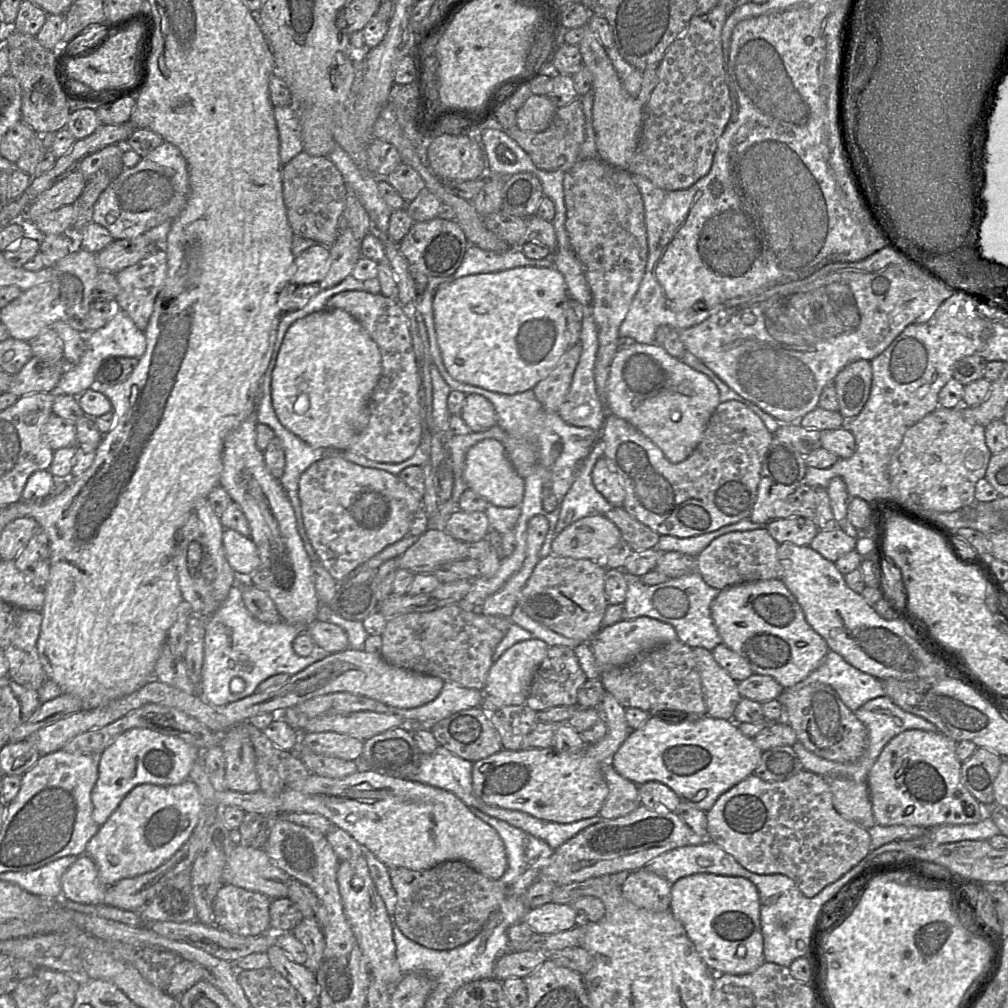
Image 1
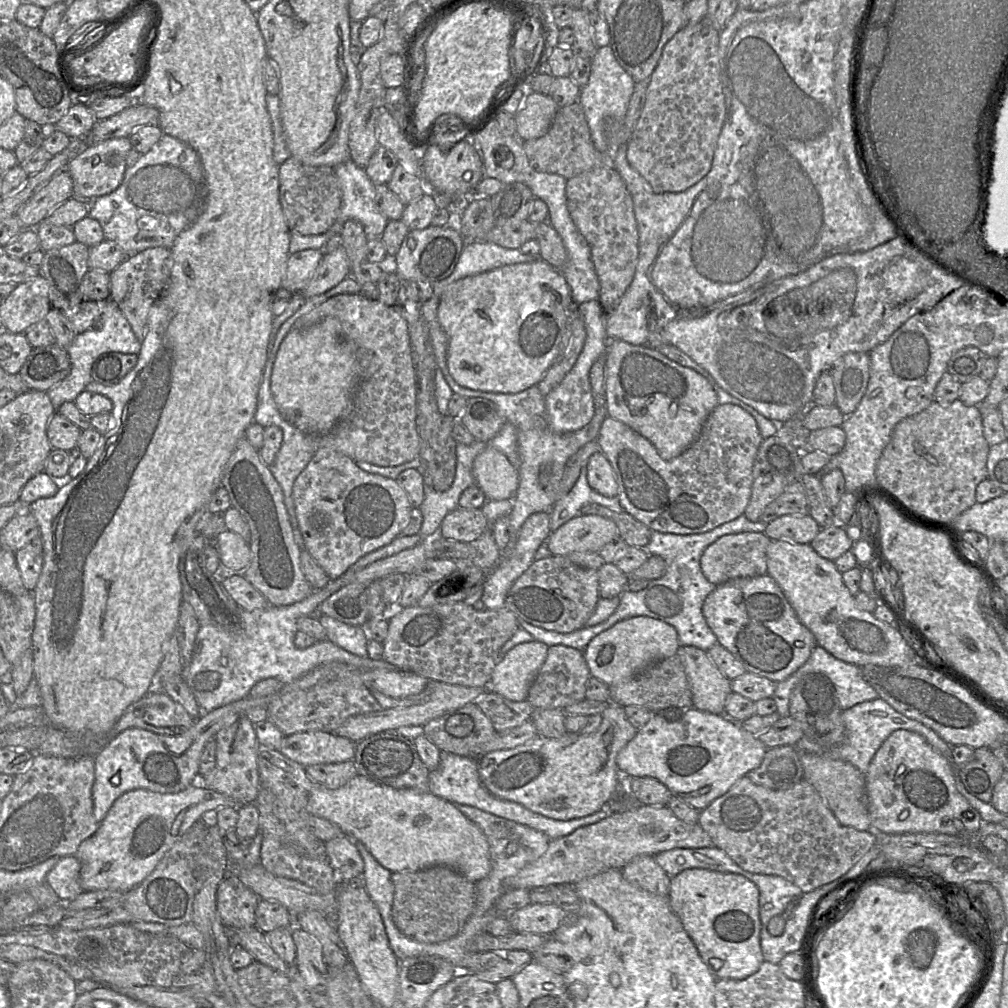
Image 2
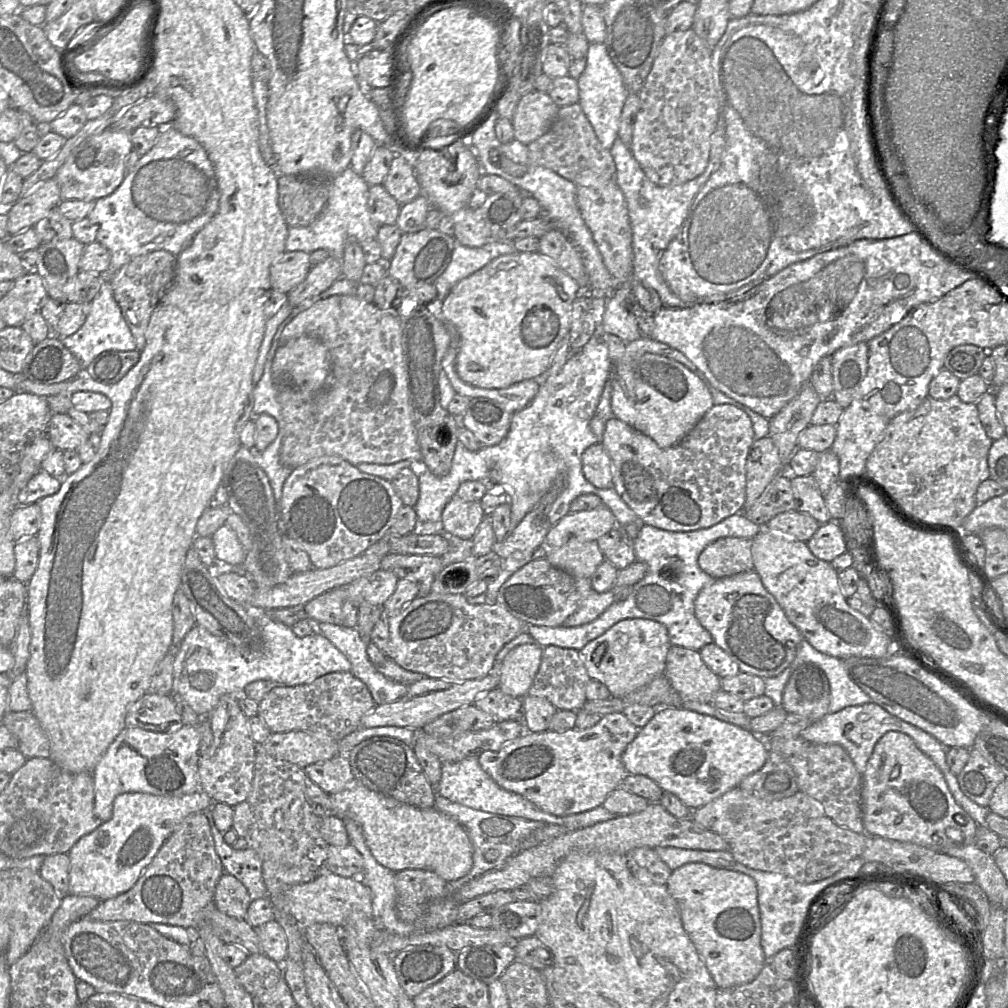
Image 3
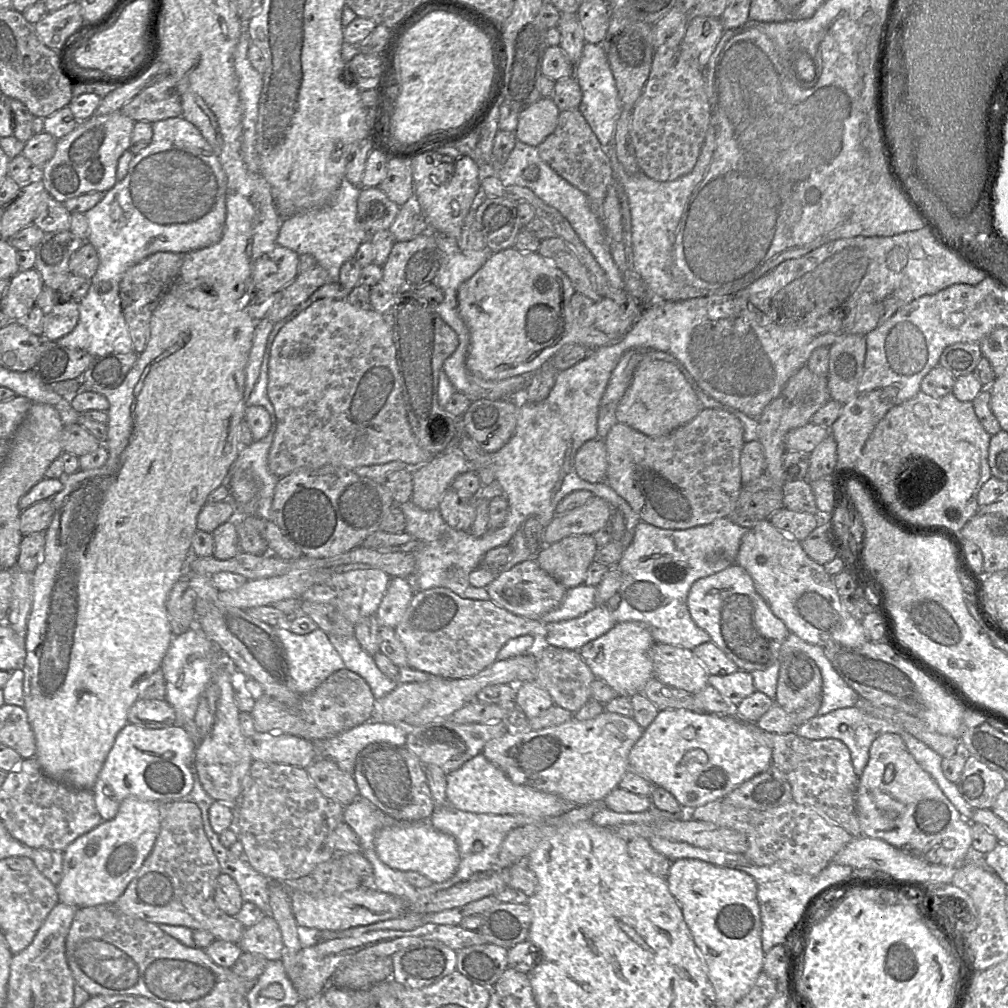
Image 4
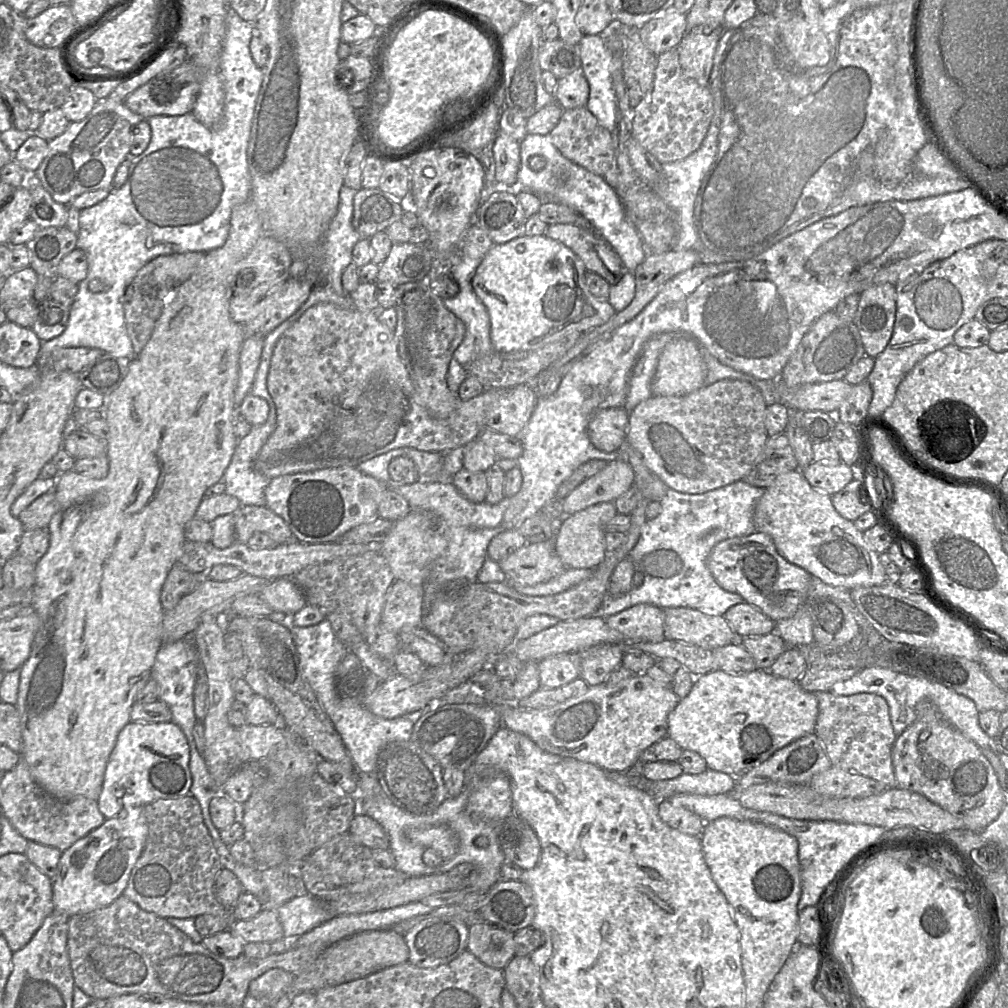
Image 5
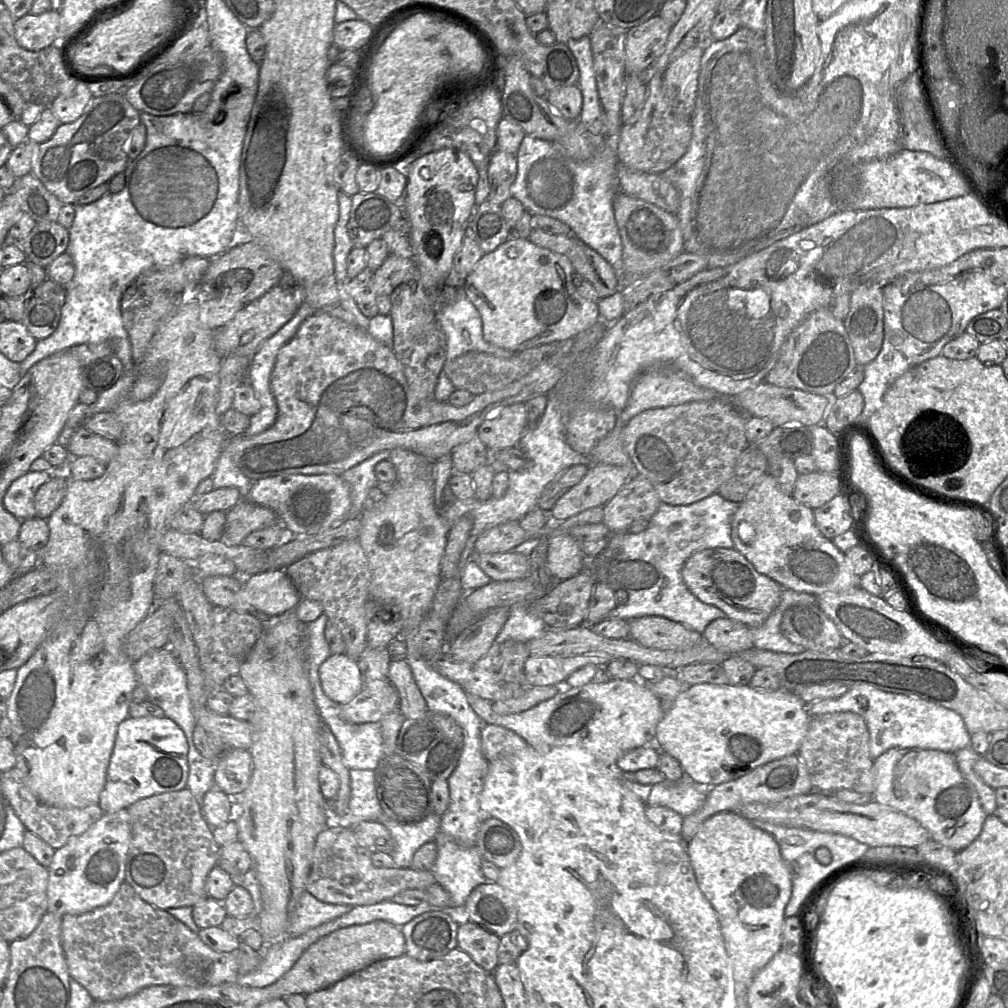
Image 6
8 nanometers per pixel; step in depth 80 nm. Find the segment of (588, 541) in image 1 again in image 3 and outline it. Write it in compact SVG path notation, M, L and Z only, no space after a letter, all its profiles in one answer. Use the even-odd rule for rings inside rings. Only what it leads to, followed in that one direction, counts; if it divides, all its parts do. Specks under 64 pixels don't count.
M605 505L593 510L570 512L549 529L545 546L559 548L572 537L582 541L597 541L610 530L618 527L616 518Z

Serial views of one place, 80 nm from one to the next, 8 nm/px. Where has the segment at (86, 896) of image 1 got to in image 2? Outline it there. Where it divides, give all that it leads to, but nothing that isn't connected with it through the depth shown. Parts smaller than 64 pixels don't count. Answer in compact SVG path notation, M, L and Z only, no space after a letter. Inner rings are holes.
M63 856L48 872L46 882L62 903L76 898L83 889L79 881L80 862L77 857Z

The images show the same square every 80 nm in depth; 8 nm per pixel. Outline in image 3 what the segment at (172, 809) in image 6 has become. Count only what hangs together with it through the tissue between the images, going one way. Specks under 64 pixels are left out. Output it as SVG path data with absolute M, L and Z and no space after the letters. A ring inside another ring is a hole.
M194 812L189 814L187 817L183 819L183 821L179 824L179 826L170 834L170 836L164 841L164 843L161 845L149 865L143 870L135 884L126 892L117 895L113 898L110 898L105 901L101 901L99 905L93 909L87 917L91 920L96 921L133 921L143 924L152 924L152 923L162 923L162 924L168 924L173 926L179 926L183 928L195 928L198 931L198 926L200 925L202 920L209 920L211 927L214 931L214 933L219 937L220 940L222 940L224 943L233 944L236 946L241 947L244 951L246 951L249 954L263 954L262 953L262 946L259 940L259 937L256 933L256 930L254 927L252 927L250 924L248 924L245 920L236 919L233 917L229 917L225 914L223 914L215 905L214 902L214 890L215 886L217 884L217 881L221 874L223 874L223 867L221 864L221 861L216 854L215 847L214 847L214 841L210 830L210 825L208 820L206 819L203 812Z

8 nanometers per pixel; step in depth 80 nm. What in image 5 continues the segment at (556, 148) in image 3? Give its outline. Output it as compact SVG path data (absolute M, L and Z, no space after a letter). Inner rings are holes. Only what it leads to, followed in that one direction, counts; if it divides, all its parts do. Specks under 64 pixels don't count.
M586 106L564 110L558 125L549 135L564 157L594 174L603 177L612 166L616 166L611 132L598 124Z

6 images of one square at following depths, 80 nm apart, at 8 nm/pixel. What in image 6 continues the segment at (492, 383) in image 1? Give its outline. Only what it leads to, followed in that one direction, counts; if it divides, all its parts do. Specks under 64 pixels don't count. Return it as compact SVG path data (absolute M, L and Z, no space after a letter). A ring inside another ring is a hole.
M509 237L476 263L464 282L464 294L478 310L486 341L512 352L537 347L552 341L573 338L583 328L581 318L596 307L592 300L581 296L573 282L574 268L570 259L550 249L532 243L528 238Z

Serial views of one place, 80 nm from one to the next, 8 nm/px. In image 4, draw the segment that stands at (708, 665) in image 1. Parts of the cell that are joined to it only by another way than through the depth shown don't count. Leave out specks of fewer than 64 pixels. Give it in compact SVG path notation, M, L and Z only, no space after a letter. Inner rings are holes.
M653 644L649 657L655 677L669 686L696 694L708 685L709 673L691 650Z

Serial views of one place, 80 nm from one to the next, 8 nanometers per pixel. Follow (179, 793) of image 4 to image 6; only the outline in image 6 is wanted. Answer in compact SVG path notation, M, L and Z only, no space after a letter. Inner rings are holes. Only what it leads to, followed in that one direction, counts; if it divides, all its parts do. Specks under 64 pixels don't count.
M166 717L126 718L117 728L105 785L98 801L103 814L127 809L144 798L185 789L188 777L187 751L184 734L172 720Z

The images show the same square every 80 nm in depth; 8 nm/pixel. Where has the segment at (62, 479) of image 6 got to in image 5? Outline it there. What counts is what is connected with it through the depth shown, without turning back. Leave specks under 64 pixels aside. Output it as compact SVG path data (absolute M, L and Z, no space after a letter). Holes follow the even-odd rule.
M50 490L36 498L18 518L24 531L48 528L50 521L58 510L55 490Z

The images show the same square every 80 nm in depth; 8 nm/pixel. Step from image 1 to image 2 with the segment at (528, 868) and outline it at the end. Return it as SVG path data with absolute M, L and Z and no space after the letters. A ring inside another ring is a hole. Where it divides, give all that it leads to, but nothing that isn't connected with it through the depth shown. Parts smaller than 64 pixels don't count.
M454 803L455 806L482 830L490 846L491 871L483 879L476 882L477 899L474 915L484 915L490 911L495 898L509 889L509 879L521 869L540 858L548 849L550 838L543 832L529 826L502 818L479 808Z

